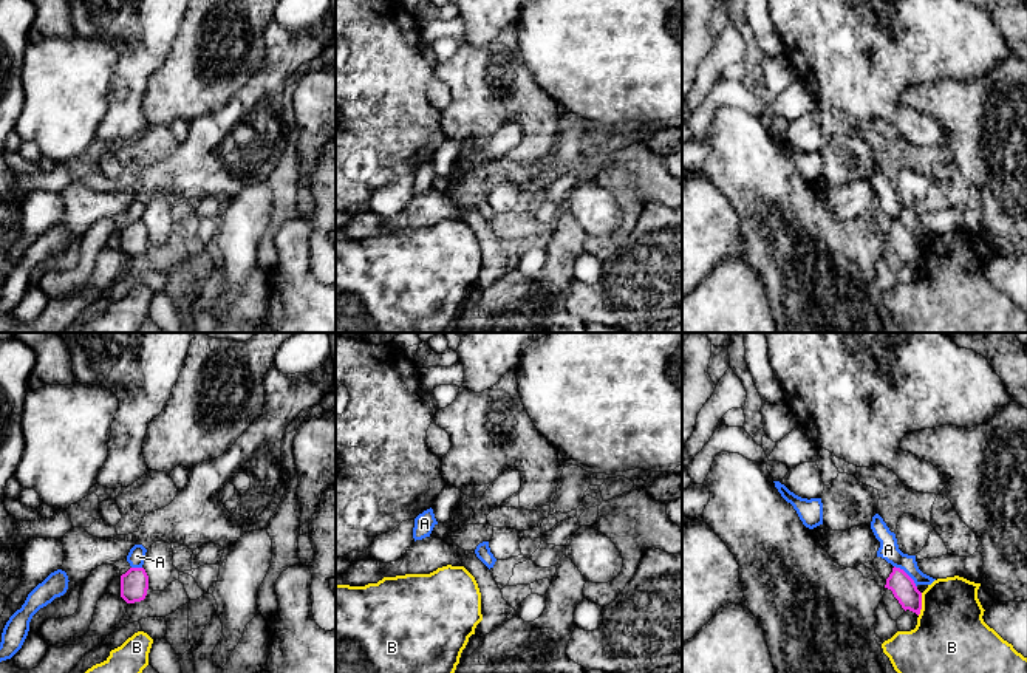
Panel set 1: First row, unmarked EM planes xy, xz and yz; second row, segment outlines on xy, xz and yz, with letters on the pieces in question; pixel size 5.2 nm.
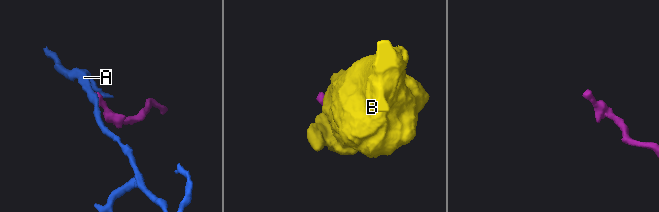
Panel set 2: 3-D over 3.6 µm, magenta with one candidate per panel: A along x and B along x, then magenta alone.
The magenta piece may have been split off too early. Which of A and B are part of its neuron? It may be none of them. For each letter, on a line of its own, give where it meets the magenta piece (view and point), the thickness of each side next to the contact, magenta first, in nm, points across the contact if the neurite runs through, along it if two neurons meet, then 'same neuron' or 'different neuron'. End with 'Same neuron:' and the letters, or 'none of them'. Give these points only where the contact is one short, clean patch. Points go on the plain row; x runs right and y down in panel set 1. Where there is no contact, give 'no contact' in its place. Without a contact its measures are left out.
A: yz (907, 228) | 130/100 nm | along yz (894, 218), (916, 240) | different neuron
B: yz (921, 257) | 130/400 nm | different neuron
Same neuron: none of them

